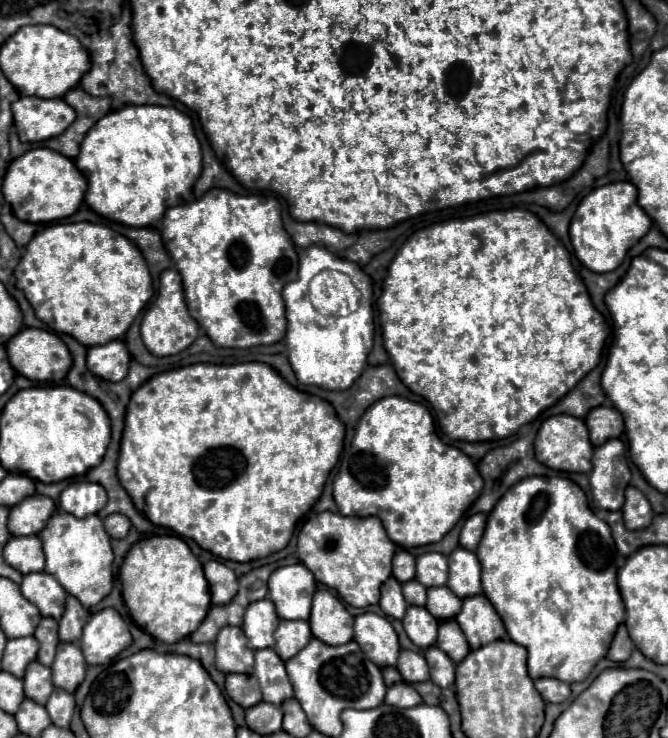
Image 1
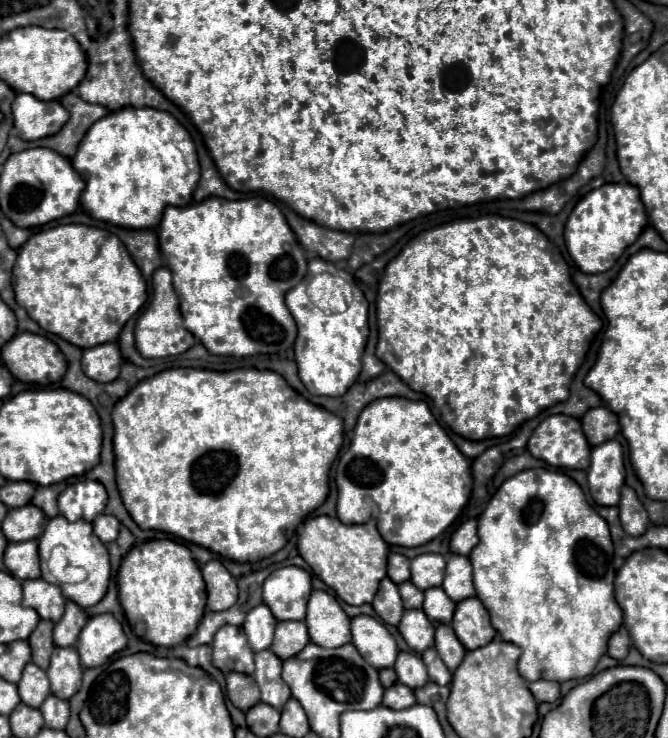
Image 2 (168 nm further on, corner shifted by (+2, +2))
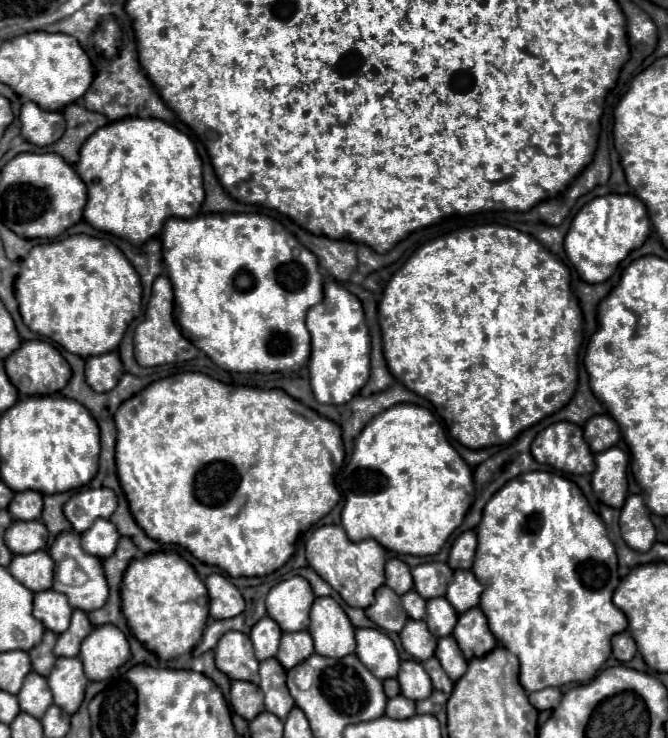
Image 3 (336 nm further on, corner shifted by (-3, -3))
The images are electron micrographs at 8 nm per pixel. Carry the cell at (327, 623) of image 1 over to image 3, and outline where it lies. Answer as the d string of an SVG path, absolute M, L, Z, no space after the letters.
M315 598L309 634L319 656L341 658L355 652L355 628L333 598Z

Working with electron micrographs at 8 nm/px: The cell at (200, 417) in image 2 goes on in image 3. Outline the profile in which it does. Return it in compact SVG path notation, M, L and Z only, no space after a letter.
M183 372L157 380L139 394L135 394L133 398L125 400L115 412L115 424L117 424L117 444L115 444L117 478L123 486L135 522L143 528L143 532L149 538L161 544L177 544L181 548L187 548L197 560L209 566L217 566L229 576L267 576L277 568L281 568L295 552L299 536L307 532L313 524L317 524L339 502L339 492L335 488L333 478L345 460L341 430L335 422L319 416L315 410L303 406L299 400L291 398L283 390L229 386L201 372Z

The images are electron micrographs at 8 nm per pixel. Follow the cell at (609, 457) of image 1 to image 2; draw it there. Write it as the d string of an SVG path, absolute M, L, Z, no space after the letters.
M618 441L592 447L592 463L587 472L588 487L592 499L598 505L618 505L620 489L624 485L624 455Z

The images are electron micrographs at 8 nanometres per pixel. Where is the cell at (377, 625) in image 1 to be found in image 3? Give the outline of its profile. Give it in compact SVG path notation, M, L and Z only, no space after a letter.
M359 628L357 638L357 656L359 660L377 676L379 680L395 678L399 672L399 654L393 640L377 628Z

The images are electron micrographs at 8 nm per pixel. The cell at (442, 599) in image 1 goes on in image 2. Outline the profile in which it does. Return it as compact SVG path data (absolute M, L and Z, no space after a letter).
M432 587L432 589L424 591L424 613L428 615L428 619L434 625L450 623L454 607L456 607L456 603L452 599L448 599L448 595L444 593L442 587Z

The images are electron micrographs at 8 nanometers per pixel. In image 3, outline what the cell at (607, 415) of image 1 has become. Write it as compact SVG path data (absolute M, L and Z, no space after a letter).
M607 414L589 418L587 424L583 426L583 432L585 432L585 440L587 440L591 452L595 452L595 454L603 452L605 448L611 448L613 444L619 442L619 426Z

